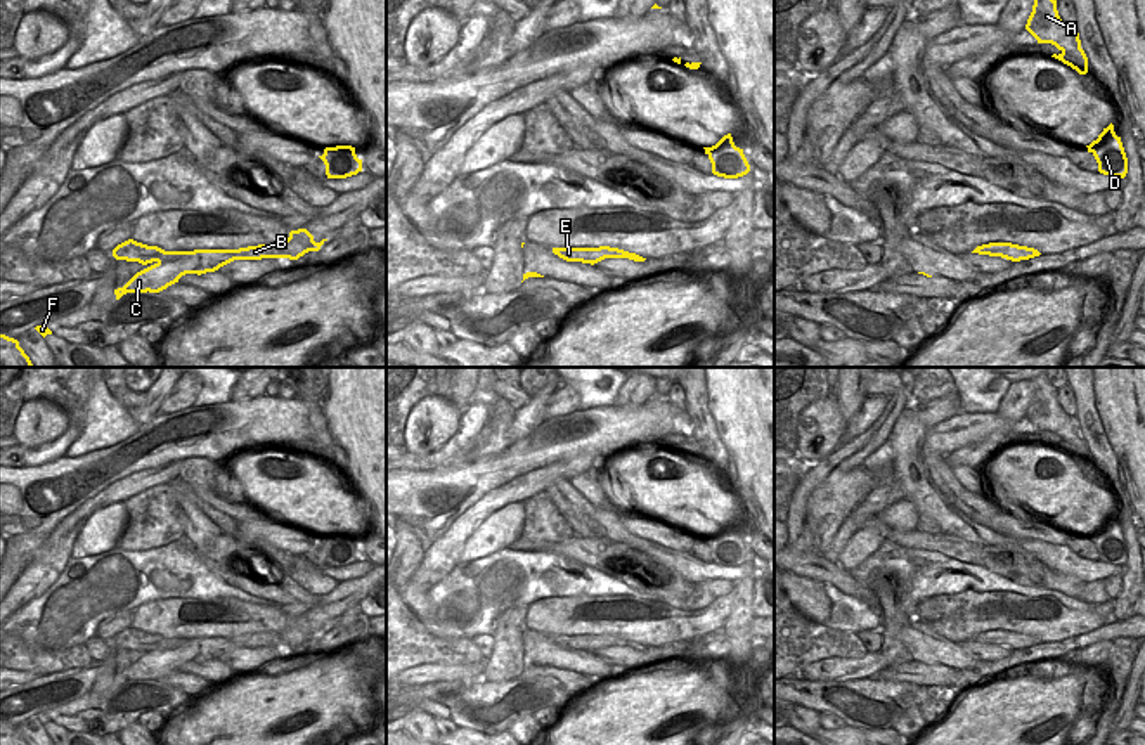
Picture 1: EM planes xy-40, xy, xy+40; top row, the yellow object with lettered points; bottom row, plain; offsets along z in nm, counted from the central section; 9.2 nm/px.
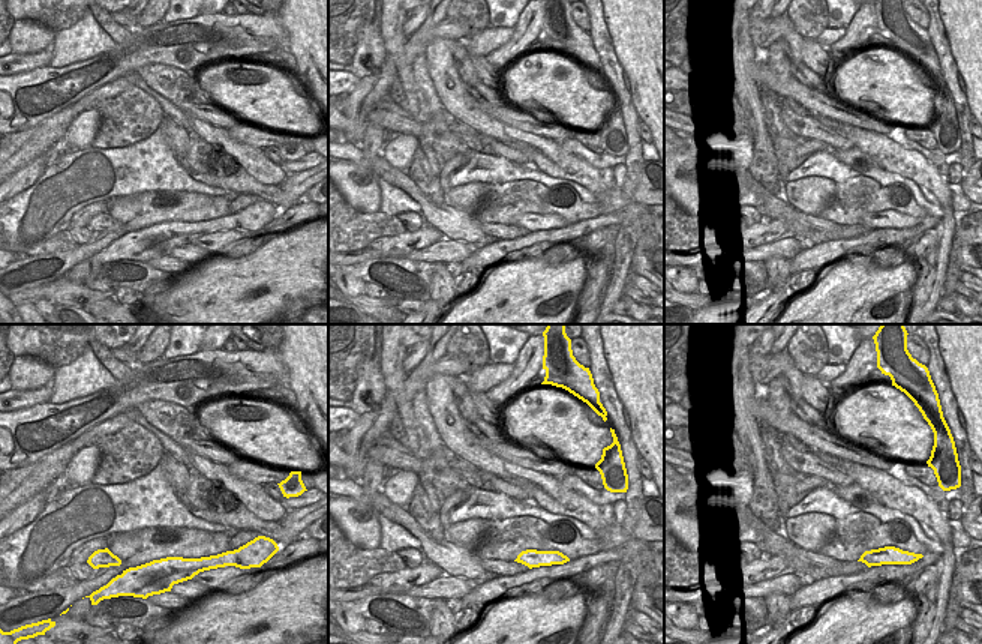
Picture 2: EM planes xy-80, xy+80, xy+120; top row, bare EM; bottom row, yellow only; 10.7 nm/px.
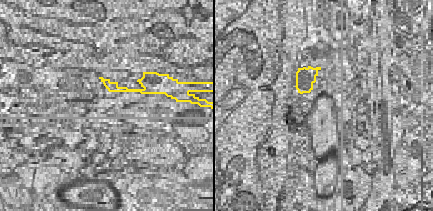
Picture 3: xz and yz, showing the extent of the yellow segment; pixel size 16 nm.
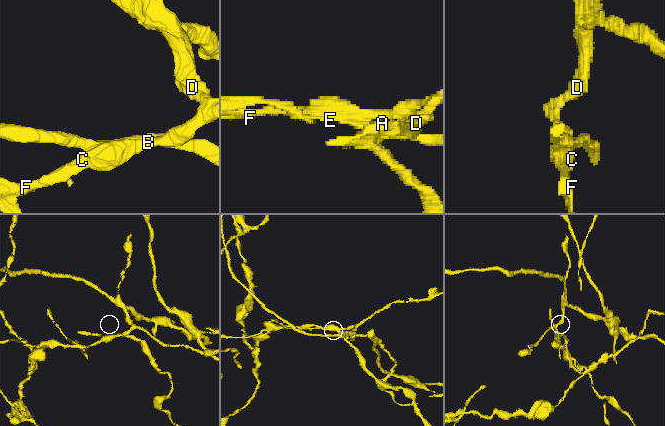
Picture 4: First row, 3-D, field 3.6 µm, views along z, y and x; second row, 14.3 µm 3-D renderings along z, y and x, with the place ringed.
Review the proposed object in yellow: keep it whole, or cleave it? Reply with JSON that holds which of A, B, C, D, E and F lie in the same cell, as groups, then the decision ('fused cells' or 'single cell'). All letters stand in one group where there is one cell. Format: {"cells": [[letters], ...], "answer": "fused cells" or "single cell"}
{"cells": [["A", "B", "C", "D", "F"], ["E"]], "answer": "fused cells"}

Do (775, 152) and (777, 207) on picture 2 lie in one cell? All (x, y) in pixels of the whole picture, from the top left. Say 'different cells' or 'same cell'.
different cells

